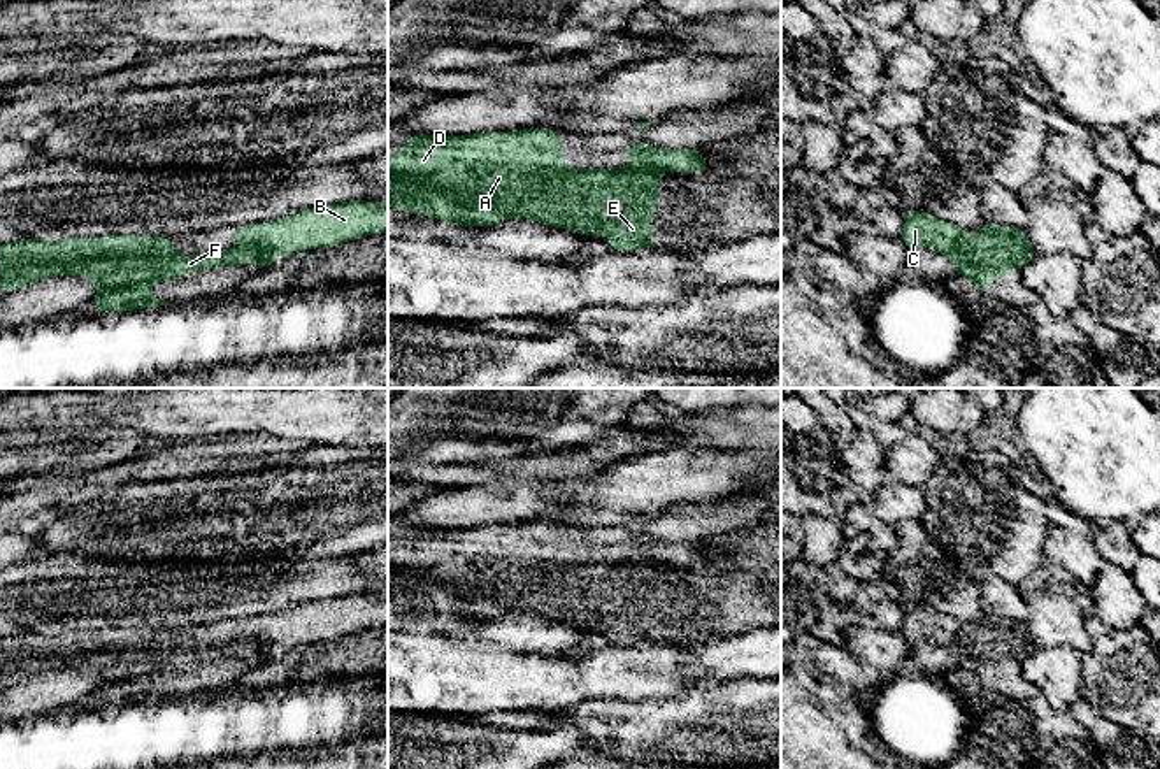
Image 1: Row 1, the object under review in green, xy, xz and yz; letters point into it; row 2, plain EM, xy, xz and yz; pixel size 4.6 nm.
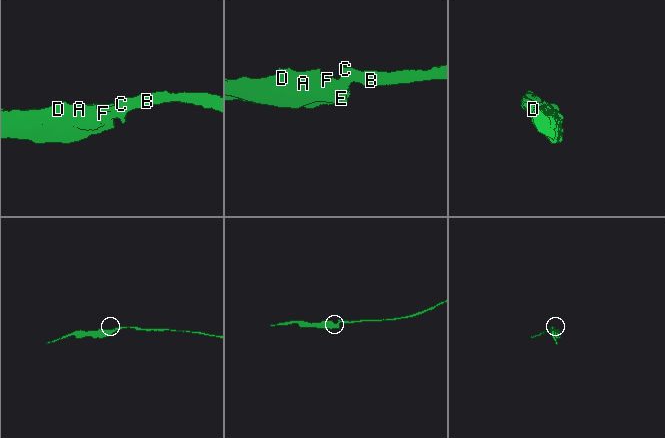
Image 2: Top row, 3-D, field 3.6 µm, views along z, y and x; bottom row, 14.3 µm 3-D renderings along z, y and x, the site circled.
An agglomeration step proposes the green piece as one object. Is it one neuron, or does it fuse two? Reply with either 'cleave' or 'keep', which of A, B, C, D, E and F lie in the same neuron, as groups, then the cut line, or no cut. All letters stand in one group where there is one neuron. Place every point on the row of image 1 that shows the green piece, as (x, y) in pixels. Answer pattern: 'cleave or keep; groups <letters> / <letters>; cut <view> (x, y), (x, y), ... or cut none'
cleave; groups A D E F / B C; cut xy (237, 248), (264, 248), (274, 255)

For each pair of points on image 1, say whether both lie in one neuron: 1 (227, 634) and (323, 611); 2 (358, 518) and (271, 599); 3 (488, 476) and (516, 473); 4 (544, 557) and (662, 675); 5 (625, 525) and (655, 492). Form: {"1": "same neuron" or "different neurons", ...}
{"1": "same neuron", "2": "different neurons", "3": "same neuron", "4": "different neurons", "5": "different neurons"}

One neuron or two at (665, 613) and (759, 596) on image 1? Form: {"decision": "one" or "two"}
{"decision": "one"}

